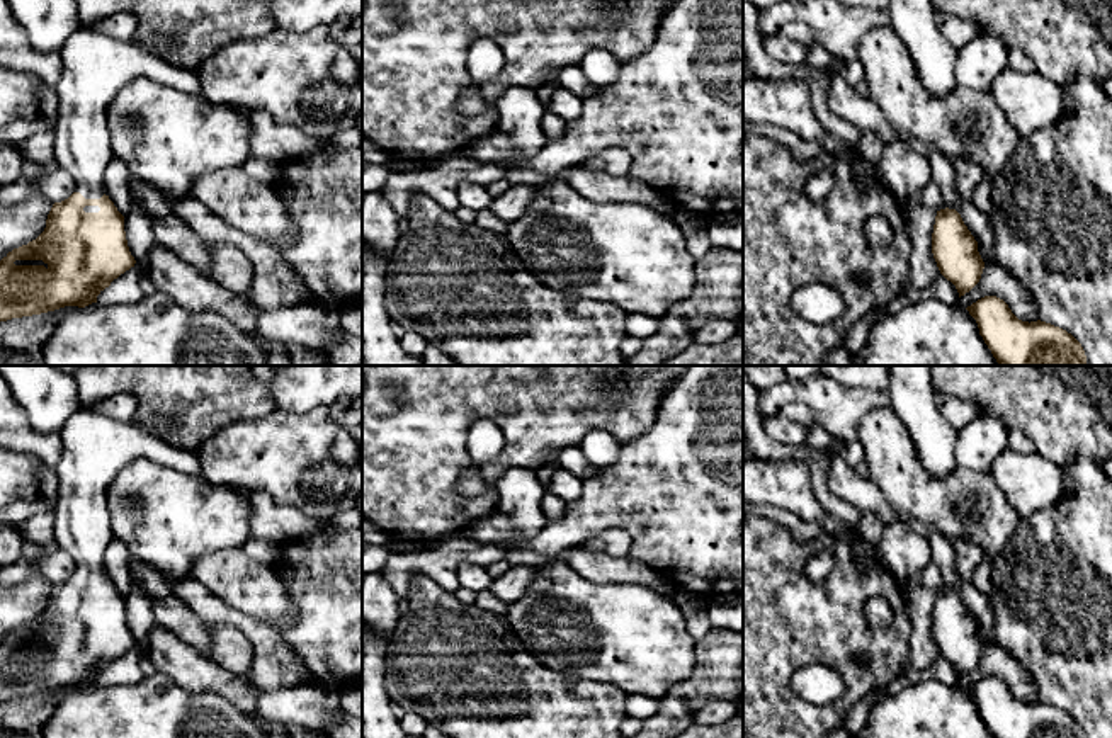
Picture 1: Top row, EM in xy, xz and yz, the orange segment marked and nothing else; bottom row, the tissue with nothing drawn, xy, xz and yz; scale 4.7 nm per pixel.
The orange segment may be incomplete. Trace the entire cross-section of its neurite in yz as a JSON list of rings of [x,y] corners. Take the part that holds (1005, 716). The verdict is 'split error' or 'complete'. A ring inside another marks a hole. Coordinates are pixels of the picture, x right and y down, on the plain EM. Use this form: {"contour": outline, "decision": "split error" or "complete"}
{"contour": [[[984,677],[966,689],[993,738],[1086,738],[1066,711],[1046,702],[1022,702],[996,677]]], "decision": "complete"}

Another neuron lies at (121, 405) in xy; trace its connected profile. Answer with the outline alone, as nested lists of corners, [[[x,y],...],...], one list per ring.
[[[116,395],[109,400],[100,401],[94,406],[100,413],[111,415],[114,418],[131,420],[136,410],[136,400],[129,395]]]

